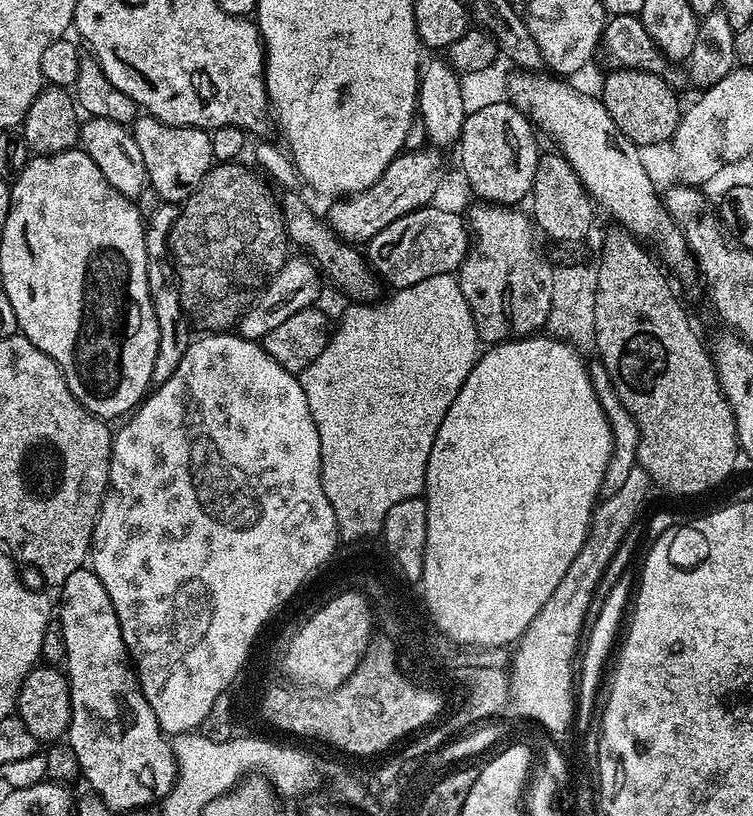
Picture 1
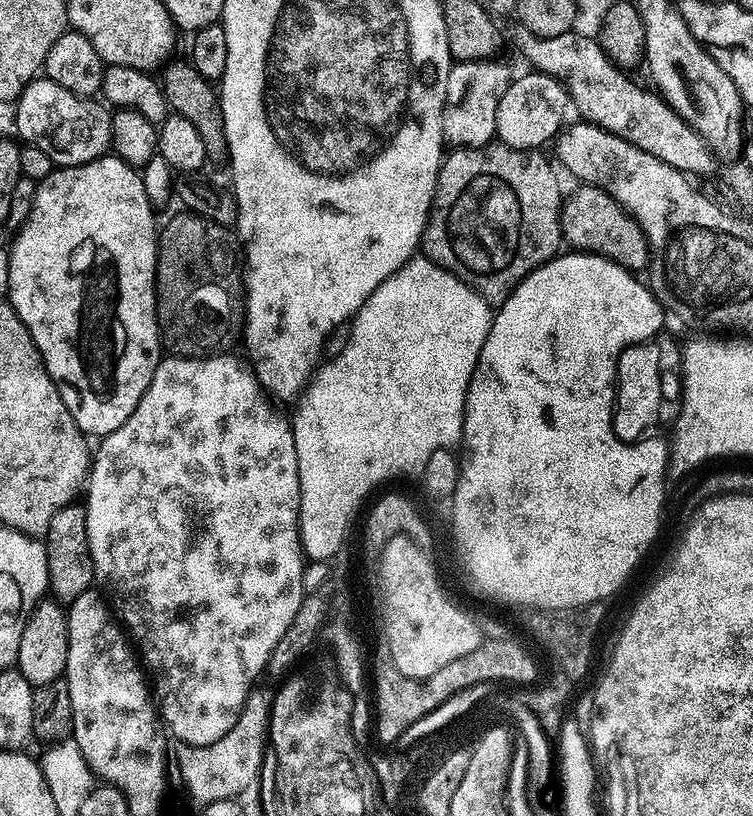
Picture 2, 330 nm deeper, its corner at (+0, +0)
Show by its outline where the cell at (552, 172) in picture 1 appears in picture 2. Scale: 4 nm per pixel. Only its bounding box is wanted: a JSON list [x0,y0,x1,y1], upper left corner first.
[560,184,650,273]

